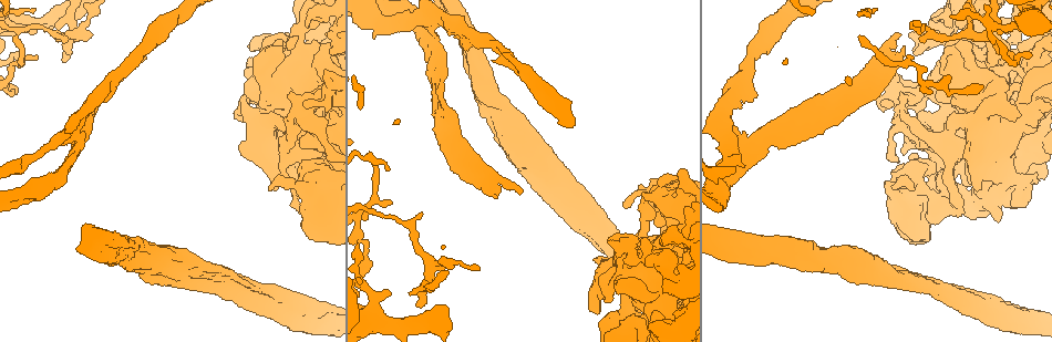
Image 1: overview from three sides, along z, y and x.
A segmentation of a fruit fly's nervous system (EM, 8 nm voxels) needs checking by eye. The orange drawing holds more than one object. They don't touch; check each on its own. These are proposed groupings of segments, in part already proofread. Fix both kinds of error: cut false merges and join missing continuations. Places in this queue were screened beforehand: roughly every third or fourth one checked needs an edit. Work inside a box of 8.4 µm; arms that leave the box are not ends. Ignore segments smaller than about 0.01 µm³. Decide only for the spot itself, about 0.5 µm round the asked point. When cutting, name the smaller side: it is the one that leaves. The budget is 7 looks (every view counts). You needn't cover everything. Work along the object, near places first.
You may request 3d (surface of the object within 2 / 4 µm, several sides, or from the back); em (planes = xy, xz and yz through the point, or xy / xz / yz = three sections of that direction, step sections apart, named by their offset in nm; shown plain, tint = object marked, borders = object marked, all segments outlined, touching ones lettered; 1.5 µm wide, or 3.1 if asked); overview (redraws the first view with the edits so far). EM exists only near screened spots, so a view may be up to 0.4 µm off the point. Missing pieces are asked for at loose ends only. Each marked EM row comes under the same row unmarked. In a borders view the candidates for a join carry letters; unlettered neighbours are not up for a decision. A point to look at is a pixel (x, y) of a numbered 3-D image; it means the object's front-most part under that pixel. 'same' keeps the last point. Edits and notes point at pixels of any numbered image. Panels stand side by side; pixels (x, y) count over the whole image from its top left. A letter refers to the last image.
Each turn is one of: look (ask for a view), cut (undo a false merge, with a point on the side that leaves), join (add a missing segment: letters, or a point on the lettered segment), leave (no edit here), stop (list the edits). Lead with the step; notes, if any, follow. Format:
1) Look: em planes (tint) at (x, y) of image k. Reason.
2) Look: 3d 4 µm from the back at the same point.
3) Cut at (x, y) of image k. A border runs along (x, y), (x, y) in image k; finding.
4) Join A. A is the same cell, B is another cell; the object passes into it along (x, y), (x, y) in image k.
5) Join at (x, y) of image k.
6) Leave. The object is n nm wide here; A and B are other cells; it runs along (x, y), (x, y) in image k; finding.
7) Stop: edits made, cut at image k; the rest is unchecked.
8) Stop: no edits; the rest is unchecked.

Look: em planes (borders) at (171, 283) of image 1.

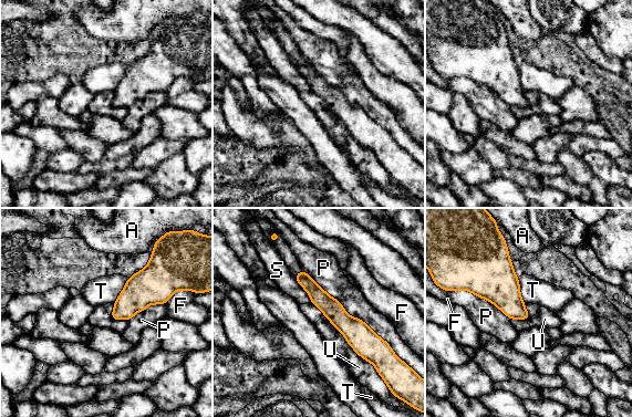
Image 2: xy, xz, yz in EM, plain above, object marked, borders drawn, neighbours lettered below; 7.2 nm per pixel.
Leave. A, F, P, S, T and U are other cells; no lettered segment goes on from it.

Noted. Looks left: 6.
Look: em xz step 8 (tint) at (418, 303) of image 1. Free end.

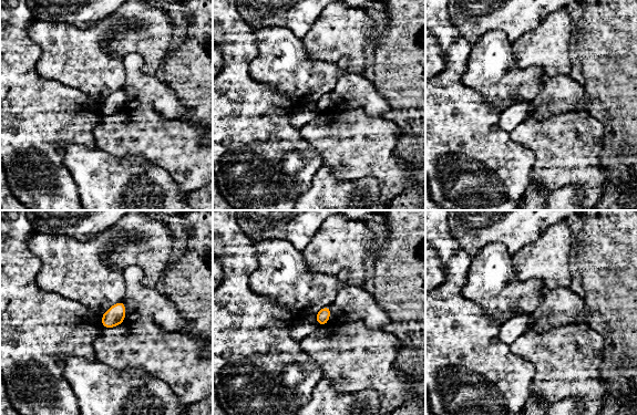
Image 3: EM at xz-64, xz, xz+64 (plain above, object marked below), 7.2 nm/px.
Look: em planes (tint) at the same point. Another direction.

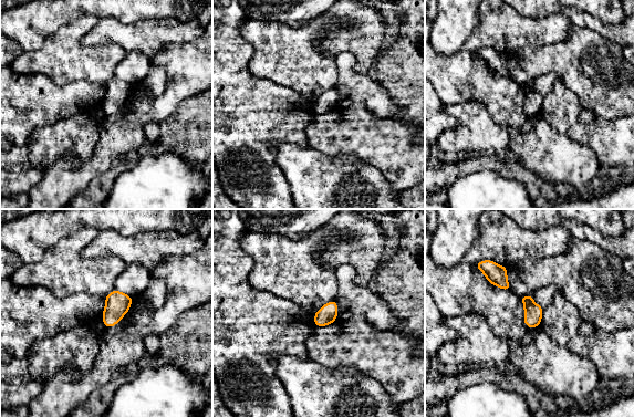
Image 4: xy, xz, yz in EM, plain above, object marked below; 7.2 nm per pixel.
Look: em planes (borders) at the same point.

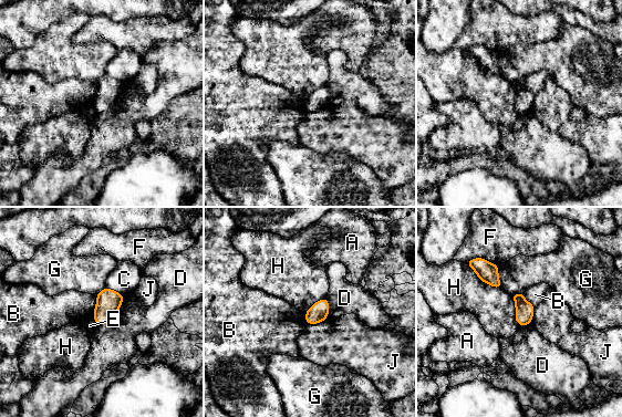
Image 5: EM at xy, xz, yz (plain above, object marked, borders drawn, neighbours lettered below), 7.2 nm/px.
Leave. The object is 130 nm wide here; A, B, C, D, E, F, G, H and J are other cells; a border runs along (465, 263), (483, 281), (501, 289) in image 5; none of them fits.

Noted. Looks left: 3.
Look: 3d 2 µm at (741, 150) of image 1. Four arms meet.

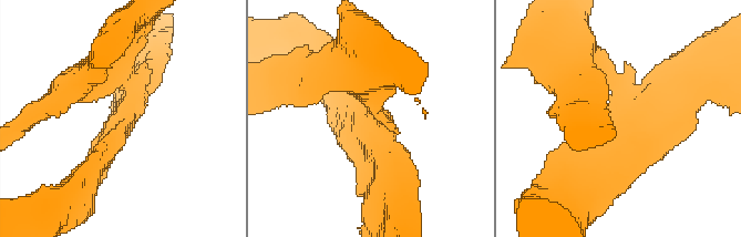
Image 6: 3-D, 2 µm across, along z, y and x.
Look: em planes (borders) at (370, 122) of image 6. Need the tissue.

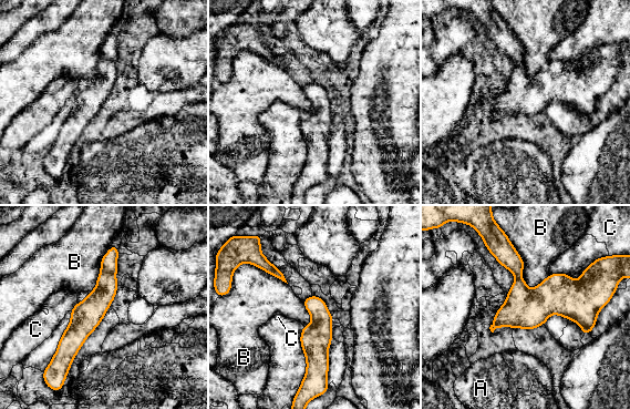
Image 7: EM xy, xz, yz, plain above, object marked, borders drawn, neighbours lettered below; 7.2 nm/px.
Cut at (109, 262) of image 7. The longest contact is with B, 420 nm; A, B and C are other cells; a border runs along (101, 272), (114, 274) in image 7; two neurons meet here.

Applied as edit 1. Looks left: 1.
Stop: edits made, cut at image 7; the rest is unchecked.

